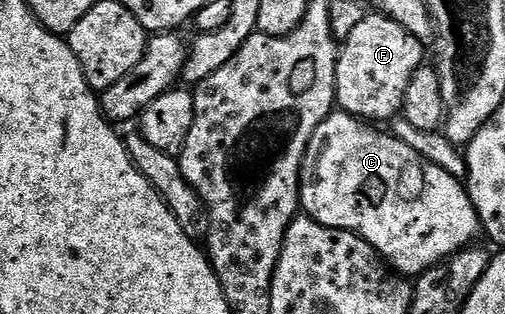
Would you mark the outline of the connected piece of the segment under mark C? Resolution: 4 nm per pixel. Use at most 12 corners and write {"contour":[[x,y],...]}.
{"contour":[[341,110],[300,208],[417,278],[482,232],[466,185]]}

